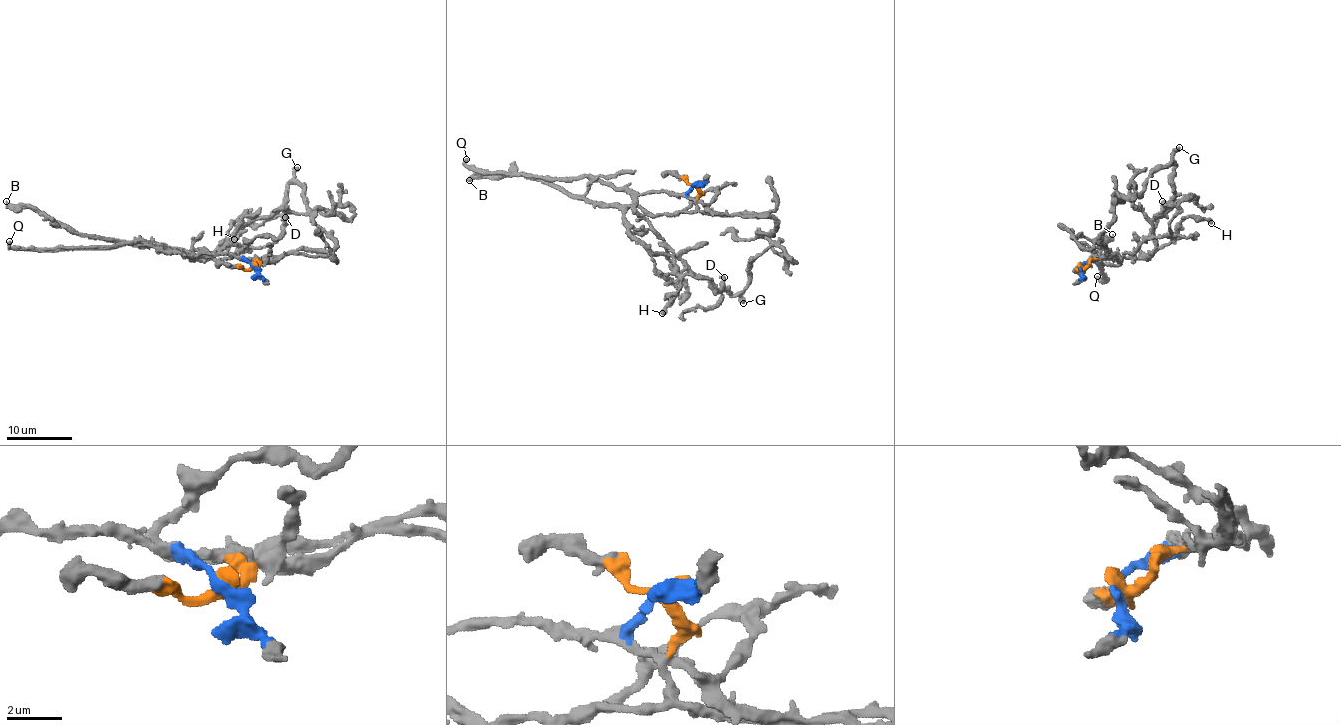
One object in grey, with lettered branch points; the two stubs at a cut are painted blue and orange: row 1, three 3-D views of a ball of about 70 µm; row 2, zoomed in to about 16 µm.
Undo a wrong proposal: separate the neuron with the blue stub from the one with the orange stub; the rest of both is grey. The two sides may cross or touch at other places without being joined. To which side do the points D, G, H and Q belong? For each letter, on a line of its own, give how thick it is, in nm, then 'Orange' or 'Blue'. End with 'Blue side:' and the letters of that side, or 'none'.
D: Thickness 400 nm. Blue
G: Thickness 400 nm. Orange
H: Thickness 420 nm. Orange
Q: Thickness 360 nm. Blue
Blue side: D, Q

